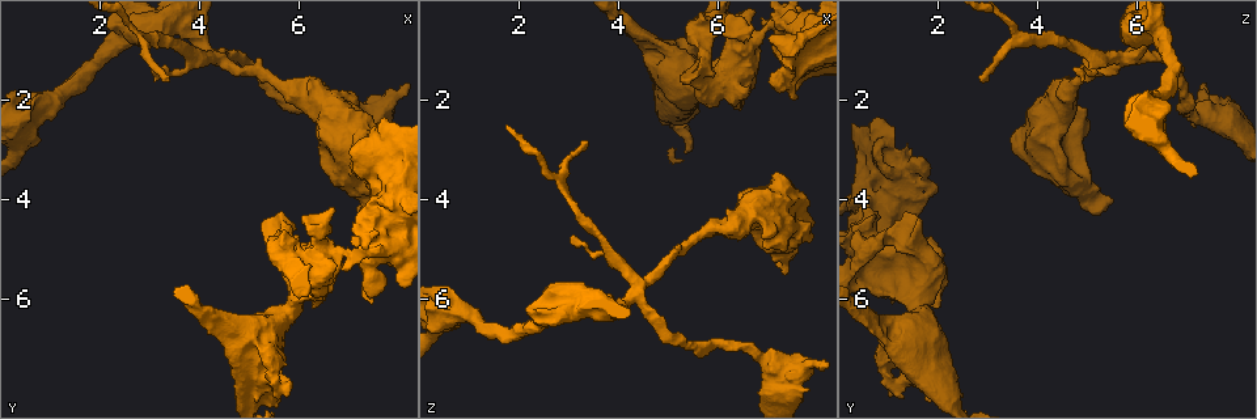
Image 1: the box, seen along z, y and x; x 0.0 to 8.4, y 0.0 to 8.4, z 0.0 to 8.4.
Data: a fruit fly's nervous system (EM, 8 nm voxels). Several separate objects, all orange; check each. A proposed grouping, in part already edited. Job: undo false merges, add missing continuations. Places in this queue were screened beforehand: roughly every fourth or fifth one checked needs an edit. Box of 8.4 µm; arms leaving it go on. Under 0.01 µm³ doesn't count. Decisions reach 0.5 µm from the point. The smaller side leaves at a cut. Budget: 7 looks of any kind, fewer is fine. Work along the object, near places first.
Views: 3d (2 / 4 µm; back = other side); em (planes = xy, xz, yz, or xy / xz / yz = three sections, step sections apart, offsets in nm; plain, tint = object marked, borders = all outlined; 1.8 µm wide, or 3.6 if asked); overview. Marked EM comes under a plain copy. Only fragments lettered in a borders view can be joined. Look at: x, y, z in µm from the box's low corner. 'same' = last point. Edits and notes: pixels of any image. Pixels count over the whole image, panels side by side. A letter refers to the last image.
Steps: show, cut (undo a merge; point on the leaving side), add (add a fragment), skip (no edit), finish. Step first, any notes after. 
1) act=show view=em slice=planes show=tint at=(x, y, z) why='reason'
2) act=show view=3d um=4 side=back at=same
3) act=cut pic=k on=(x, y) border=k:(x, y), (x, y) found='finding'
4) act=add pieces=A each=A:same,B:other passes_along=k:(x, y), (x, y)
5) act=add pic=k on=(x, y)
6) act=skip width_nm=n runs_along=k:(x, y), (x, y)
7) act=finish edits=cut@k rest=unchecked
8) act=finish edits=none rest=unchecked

act=show view=3d um=4 at=(7.45, 2.90, 1.40) why='stops while still wide'

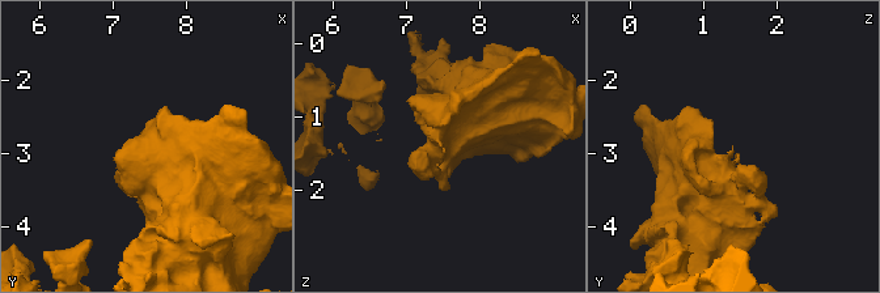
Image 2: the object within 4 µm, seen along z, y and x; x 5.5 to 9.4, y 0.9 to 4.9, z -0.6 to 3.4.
act=show view=em slice=planes show=borders at=same

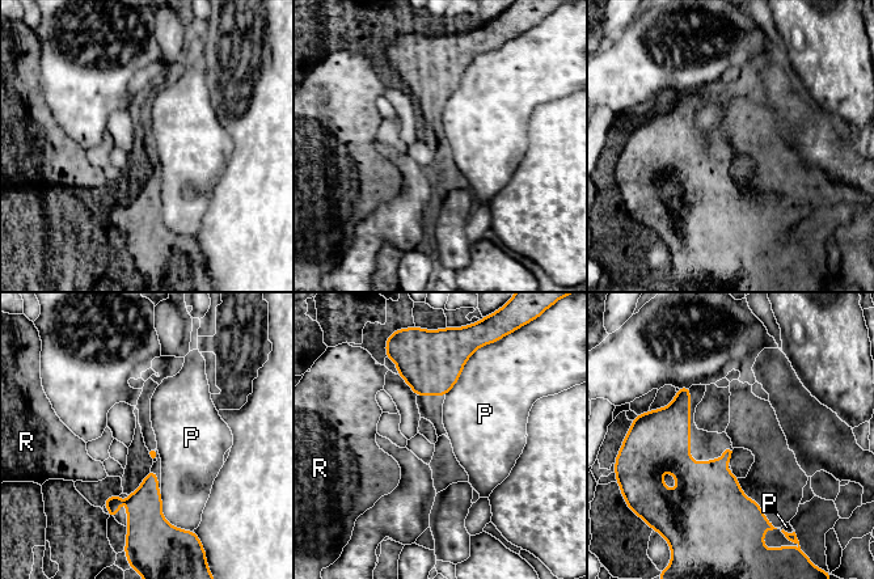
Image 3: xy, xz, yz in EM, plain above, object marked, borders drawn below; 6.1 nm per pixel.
act=skip each=P:other,R:other border=3:(473, 354), (446, 396) found='no lettered fragment goes on from it'

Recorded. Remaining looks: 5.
act=show view=em slice=xy step=16 show=borders at=(4.30, 1.15, 5.90) why='sharp bend'

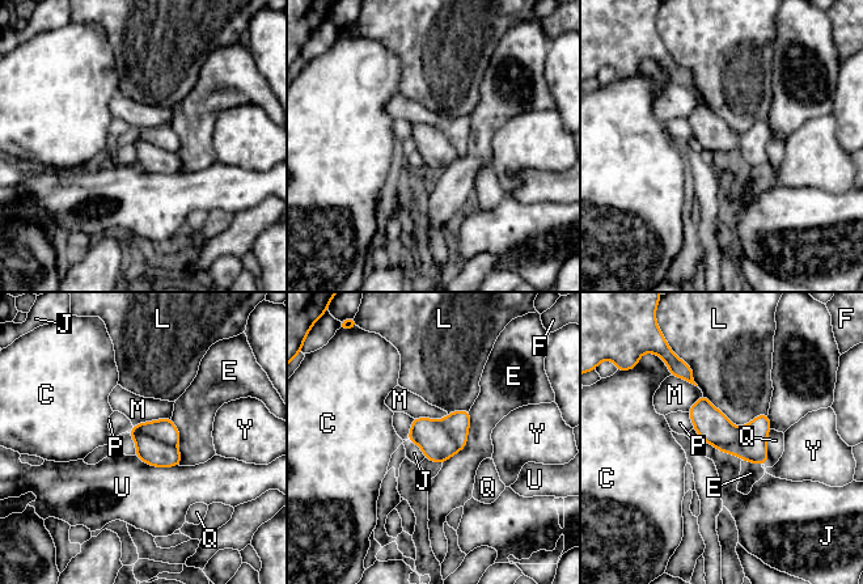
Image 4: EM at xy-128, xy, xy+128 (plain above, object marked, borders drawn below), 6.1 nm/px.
act=cut pic=4 on=(163, 430) width_nm=190 each=C:other,E:other,F:other,J:other,L:other,M:other,P:other,Q:other,U:other,Y:other border=4:(136, 426), (142, 432), (176, 447) found='a second neuron is stuck on'

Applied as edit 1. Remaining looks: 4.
act=show view=overview

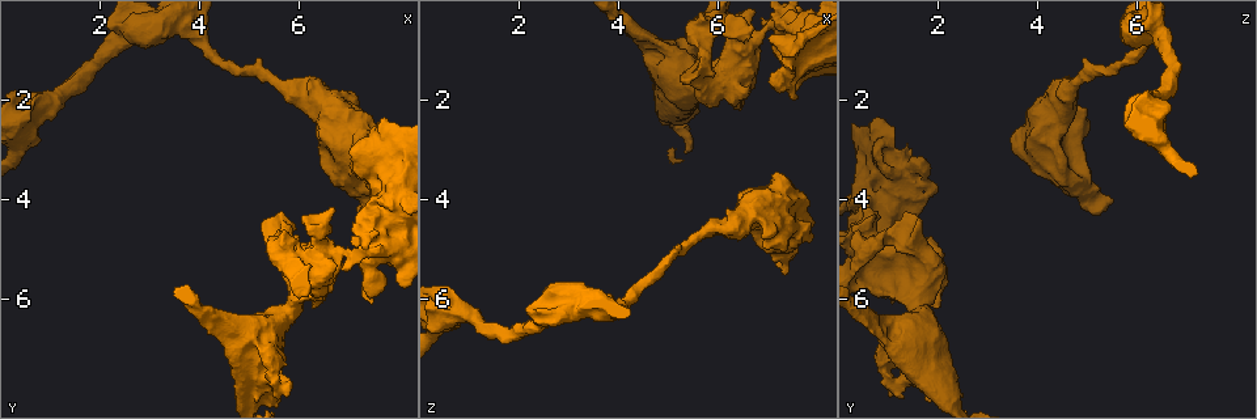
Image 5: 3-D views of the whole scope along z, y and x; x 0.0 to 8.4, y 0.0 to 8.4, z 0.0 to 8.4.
act=show view=em um=3.6 slice=planes show=borders at=(5.80, 7.60, 1.20) why='free end'

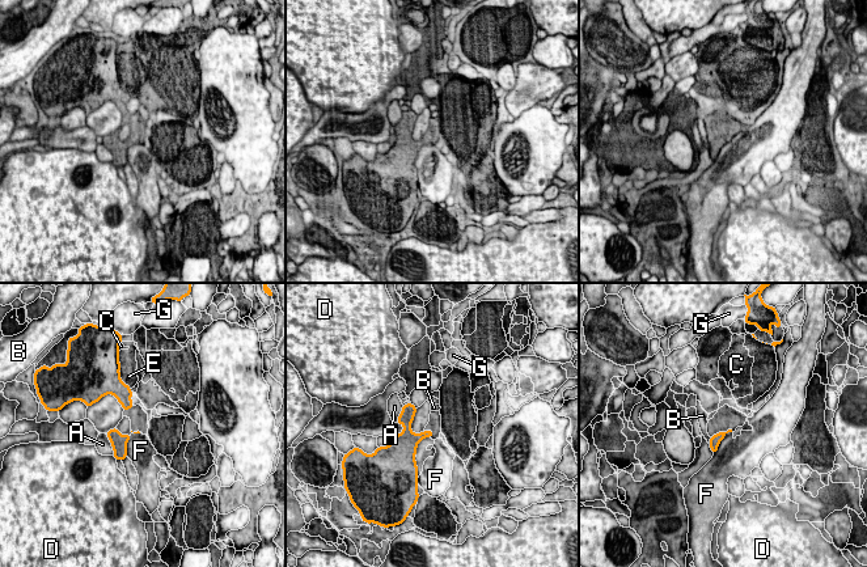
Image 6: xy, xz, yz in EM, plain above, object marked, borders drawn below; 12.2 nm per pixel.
act=skip each=A:other,B:other,C:other,D:other,E:other,F:other,G:other border=6:(731, 431), (720, 441), (714, 455) found='none of them fits'

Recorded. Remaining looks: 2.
act=finish edits=cut@4 rest=unchecked

